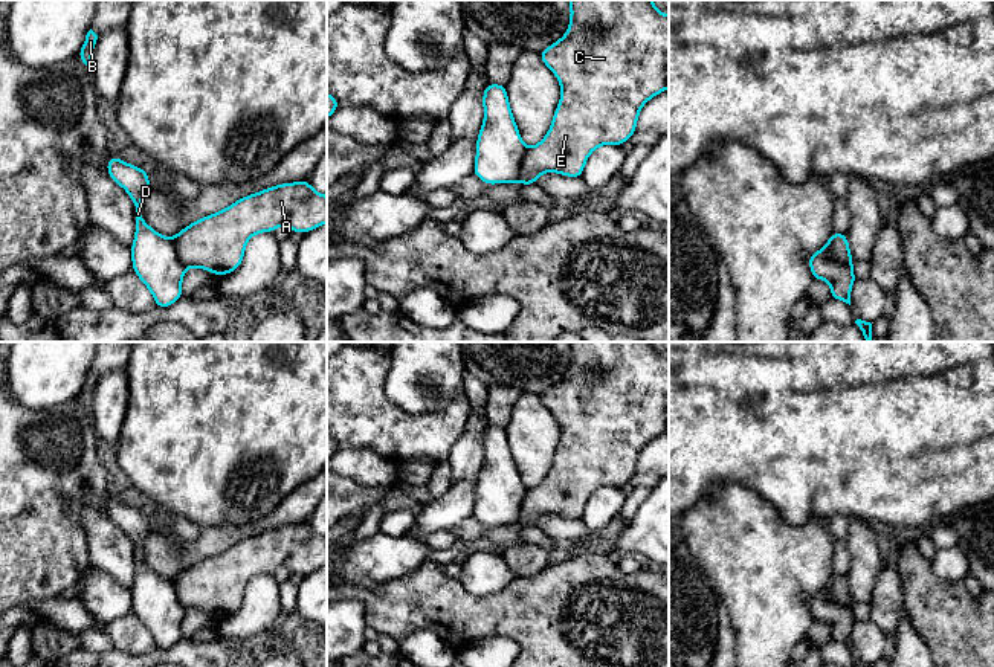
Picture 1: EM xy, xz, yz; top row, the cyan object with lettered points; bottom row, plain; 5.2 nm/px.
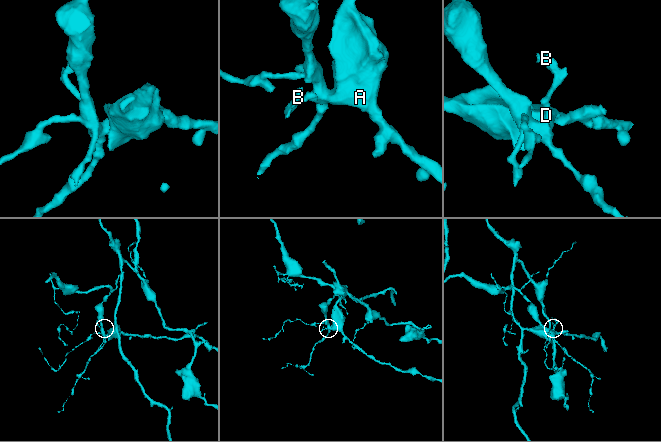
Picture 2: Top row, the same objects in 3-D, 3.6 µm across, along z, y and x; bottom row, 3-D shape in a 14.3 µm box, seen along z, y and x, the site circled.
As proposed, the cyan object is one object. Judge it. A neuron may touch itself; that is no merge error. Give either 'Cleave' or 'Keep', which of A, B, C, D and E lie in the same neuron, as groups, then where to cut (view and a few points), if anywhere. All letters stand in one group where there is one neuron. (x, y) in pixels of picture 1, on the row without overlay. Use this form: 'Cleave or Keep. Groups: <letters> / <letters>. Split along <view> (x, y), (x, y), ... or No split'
Cleave. Groups: A C E / B D. Split along xz (527, 490), (516, 522)

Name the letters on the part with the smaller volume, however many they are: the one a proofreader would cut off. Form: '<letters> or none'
B, D

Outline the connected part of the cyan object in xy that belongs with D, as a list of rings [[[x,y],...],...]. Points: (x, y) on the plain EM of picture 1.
[[[110,496],[107,516],[134,545],[136,575],[131,586],[133,614],[151,633],[156,649],[177,644],[186,609],[179,603],[174,582],[160,577],[142,560],[142,540],[151,531],[148,514]]]

